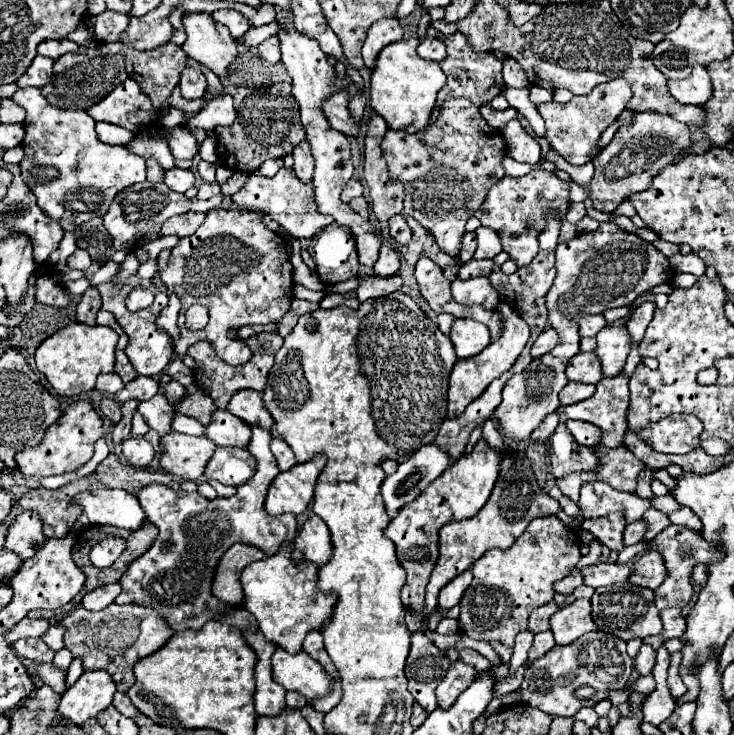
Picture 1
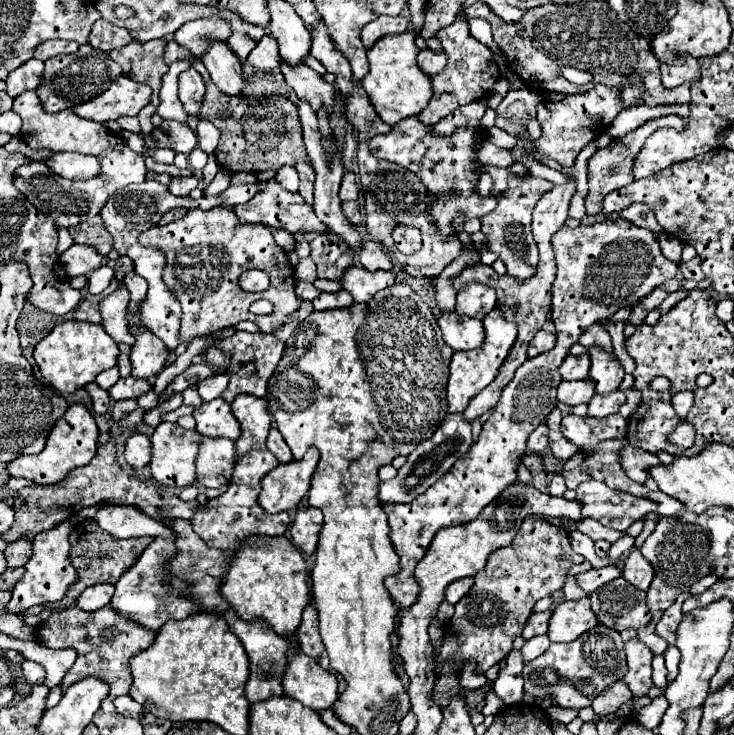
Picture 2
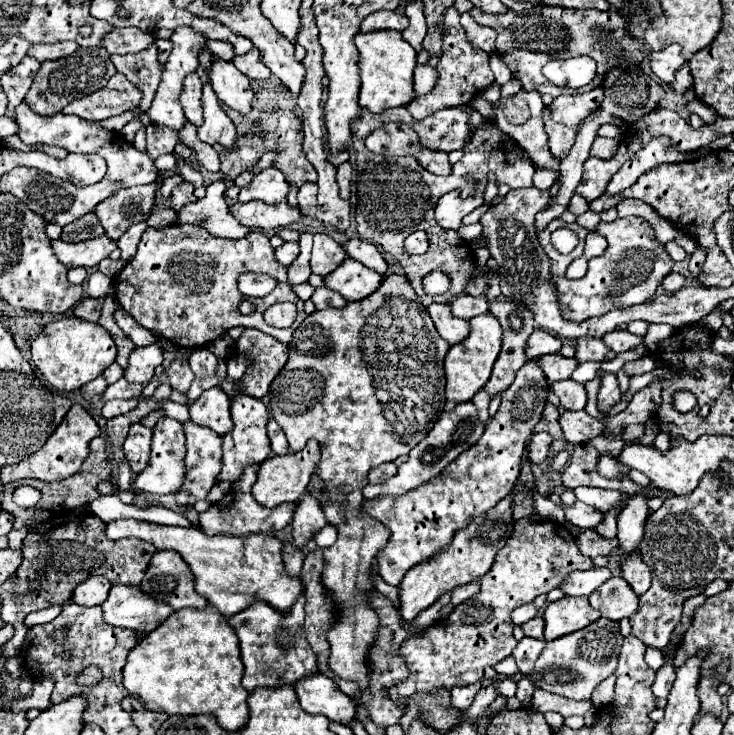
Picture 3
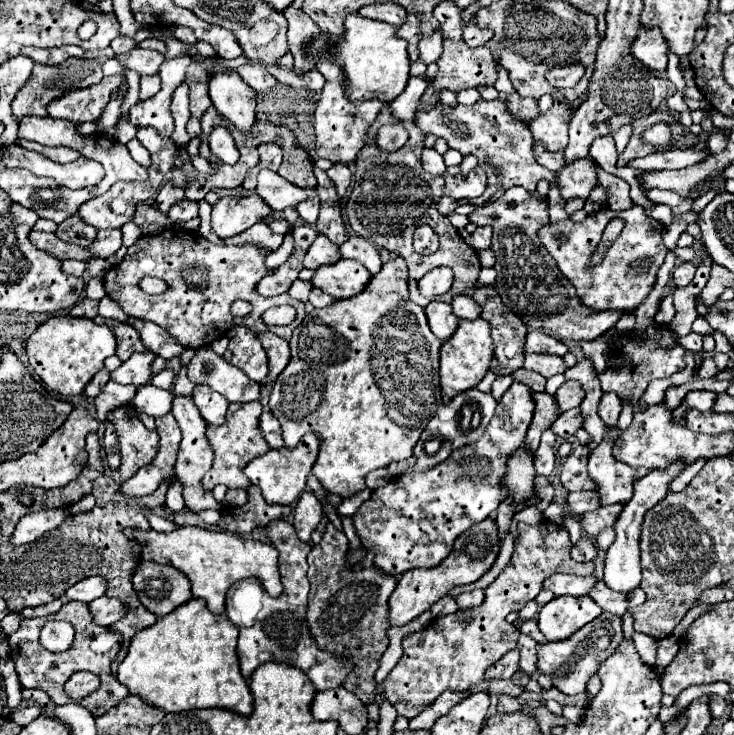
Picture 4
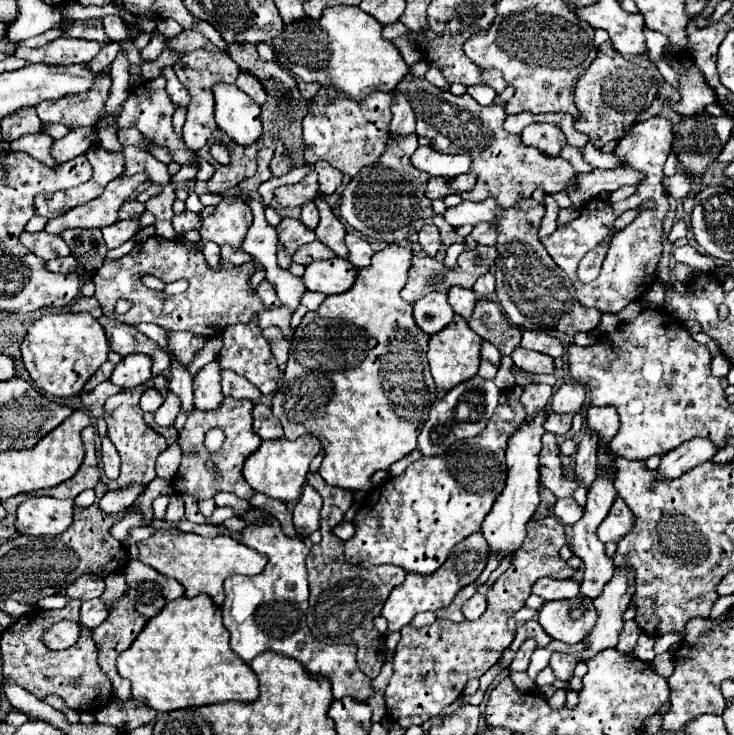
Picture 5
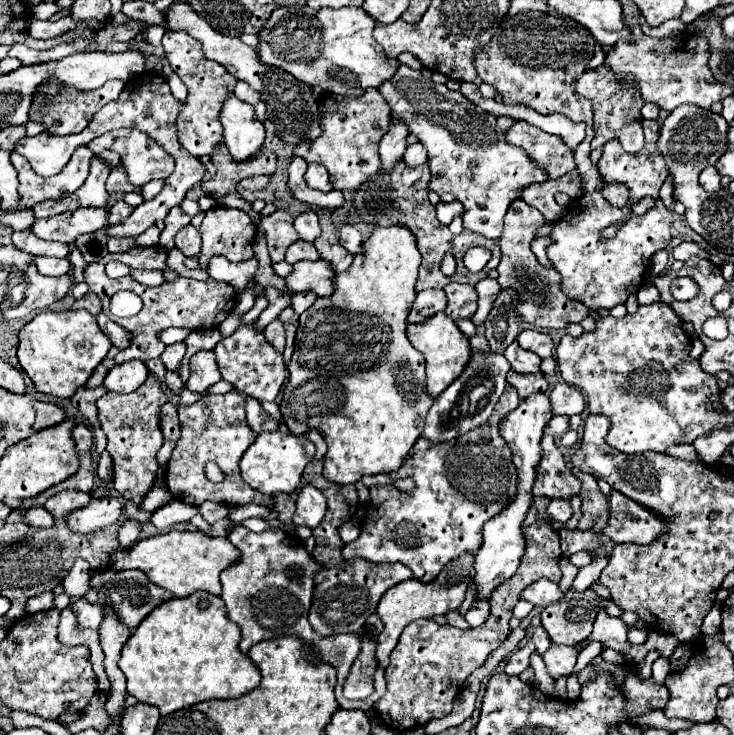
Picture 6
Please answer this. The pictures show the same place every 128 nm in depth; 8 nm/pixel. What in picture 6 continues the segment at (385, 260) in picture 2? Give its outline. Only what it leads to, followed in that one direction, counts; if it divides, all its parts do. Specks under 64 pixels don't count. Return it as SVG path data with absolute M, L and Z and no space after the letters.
M354 224L340 226L340 244L354 256L358 256L362 252L362 236Z

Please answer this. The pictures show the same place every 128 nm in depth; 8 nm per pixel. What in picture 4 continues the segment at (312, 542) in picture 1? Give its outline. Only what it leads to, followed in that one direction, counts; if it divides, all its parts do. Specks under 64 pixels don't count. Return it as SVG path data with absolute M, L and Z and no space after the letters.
M304 492L294 508L294 528L302 542L310 542L310 534L322 520L322 506L312 492Z

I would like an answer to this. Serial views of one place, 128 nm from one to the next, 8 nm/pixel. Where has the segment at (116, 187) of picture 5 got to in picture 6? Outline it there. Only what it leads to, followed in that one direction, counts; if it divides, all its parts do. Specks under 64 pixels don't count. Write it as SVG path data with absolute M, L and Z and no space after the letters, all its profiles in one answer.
M78 208L74 212L64 212L46 220L36 220L30 228L42 240L58 240L72 244L76 236L84 232L96 232L108 224L108 208Z

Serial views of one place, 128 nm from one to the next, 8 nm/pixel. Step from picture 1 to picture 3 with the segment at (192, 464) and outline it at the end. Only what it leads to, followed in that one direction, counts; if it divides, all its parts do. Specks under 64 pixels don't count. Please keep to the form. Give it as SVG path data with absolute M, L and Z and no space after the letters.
M160 418L158 424L154 426L154 436L152 436L152 454L148 466L138 474L134 486L136 490L144 494L170 494L178 492L180 486L184 484L186 468L184 468L184 458L186 458L186 434L180 422L172 418Z

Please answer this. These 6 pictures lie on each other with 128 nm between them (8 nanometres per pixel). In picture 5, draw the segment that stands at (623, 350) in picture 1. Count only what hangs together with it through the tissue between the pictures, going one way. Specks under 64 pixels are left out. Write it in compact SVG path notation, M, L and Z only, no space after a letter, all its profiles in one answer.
M590 406L588 408L588 426L592 428L592 432L596 432L600 436L600 440L608 440L612 436L616 436L618 432L618 412L614 406Z

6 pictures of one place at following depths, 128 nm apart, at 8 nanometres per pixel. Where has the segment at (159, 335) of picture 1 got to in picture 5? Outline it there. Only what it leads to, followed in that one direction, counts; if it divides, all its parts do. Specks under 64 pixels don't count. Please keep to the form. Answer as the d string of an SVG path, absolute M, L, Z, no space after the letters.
M132 354L128 358L122 358L120 364L116 364L110 382L122 388L134 388L140 384L146 384L152 374L150 374L152 358L146 354Z

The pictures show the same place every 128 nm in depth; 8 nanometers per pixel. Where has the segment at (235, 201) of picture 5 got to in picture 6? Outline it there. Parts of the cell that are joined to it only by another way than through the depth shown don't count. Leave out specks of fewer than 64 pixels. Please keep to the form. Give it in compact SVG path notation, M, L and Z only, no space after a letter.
M212 208L200 226L200 266L206 270L212 256L226 256L230 262L250 260L256 240L256 226L250 216L232 208Z

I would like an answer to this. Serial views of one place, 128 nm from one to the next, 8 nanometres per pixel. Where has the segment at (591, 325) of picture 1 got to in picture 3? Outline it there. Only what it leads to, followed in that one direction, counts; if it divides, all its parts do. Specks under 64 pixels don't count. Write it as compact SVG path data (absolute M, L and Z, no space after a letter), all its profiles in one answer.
M584 336L576 344L576 360L580 360L580 364L582 362L588 362L588 360L592 360L592 362L603 362L613 359L615 356L616 353L604 344L602 338Z

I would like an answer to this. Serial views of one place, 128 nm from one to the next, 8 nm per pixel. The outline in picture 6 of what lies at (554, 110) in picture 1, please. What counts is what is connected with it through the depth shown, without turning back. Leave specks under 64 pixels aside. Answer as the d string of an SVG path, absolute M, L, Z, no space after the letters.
M518 120L508 132L506 132L508 144L524 148L540 168L548 168L550 178L560 178L566 172L574 170L574 154L564 144L560 136L552 136L536 126L526 124L524 120Z

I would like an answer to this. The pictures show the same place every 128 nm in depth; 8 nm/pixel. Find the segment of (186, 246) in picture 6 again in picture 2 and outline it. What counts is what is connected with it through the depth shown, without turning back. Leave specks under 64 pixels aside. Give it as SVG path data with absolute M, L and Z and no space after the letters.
M188 176L188 178L172 178L172 182L168 184L168 190L174 196L188 196L190 190L194 190L198 186L198 178L196 176Z

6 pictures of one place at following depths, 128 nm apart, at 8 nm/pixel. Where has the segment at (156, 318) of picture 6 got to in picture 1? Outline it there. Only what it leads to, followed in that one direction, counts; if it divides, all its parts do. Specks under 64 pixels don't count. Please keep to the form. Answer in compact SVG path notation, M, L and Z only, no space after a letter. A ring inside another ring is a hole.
M242 208L210 210L196 234L180 238L180 244L170 252L170 260L160 272L160 280L162 284L170 284L170 290L182 302L176 354L184 356L192 344L206 340L214 346L218 358L230 366L246 364L252 352L245 343L230 340L228 328L276 322L288 312L292 300L292 264L284 238L270 232L256 212ZM192 304L210 308L210 322L200 332L184 326L184 312Z

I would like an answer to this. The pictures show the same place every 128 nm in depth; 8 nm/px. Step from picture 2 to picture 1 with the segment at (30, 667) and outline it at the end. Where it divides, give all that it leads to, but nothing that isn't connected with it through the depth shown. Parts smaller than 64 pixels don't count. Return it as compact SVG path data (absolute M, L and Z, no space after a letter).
M40 664L38 666L38 674L44 680L44 684L48 684L54 692L64 694L66 692L66 670L58 668L54 664Z

